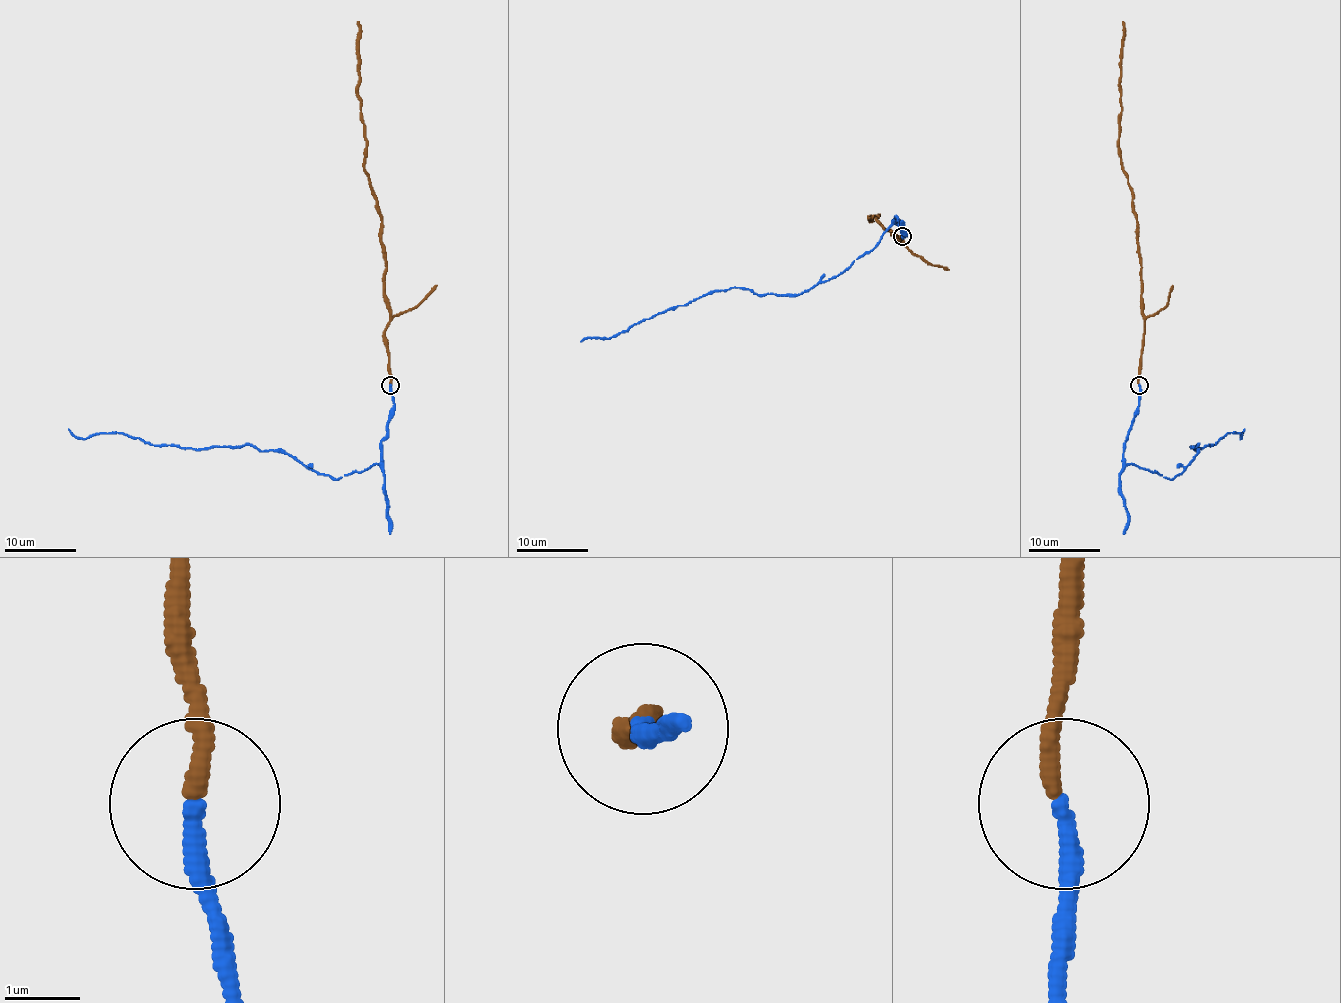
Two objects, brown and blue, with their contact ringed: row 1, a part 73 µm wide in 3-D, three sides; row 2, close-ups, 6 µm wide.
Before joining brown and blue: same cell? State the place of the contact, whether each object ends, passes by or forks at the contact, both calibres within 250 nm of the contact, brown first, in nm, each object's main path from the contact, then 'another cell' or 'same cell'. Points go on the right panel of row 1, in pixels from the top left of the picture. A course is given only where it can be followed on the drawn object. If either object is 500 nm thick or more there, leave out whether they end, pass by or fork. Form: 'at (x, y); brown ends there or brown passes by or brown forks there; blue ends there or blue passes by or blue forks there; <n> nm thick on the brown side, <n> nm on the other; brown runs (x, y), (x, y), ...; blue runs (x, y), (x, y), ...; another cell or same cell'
at (1139, 385); brown ends there; blue ends there; 240 nm thick on the brown side, 260 nm on the other; brown runs (1138, 383), (1143, 335), (1141, 260), (1136, 240), (1133, 190), (1120, 157), (1118, 138), (1122, 21); blue runs (1140, 385), (1124, 460), (1149, 471), (1181, 473), (1197, 453), (1190, 446), (1231, 432), (1240, 439), (1244, 428); same cell

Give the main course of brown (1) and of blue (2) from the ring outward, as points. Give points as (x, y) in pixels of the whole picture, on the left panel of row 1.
1: (390, 383), (386, 260), (381, 213), (365, 170), (357, 21)
2: (390, 385), (393, 414), (381, 460), (338, 478), (248, 444), (151, 444), (115, 432), (78, 439), (69, 428)

